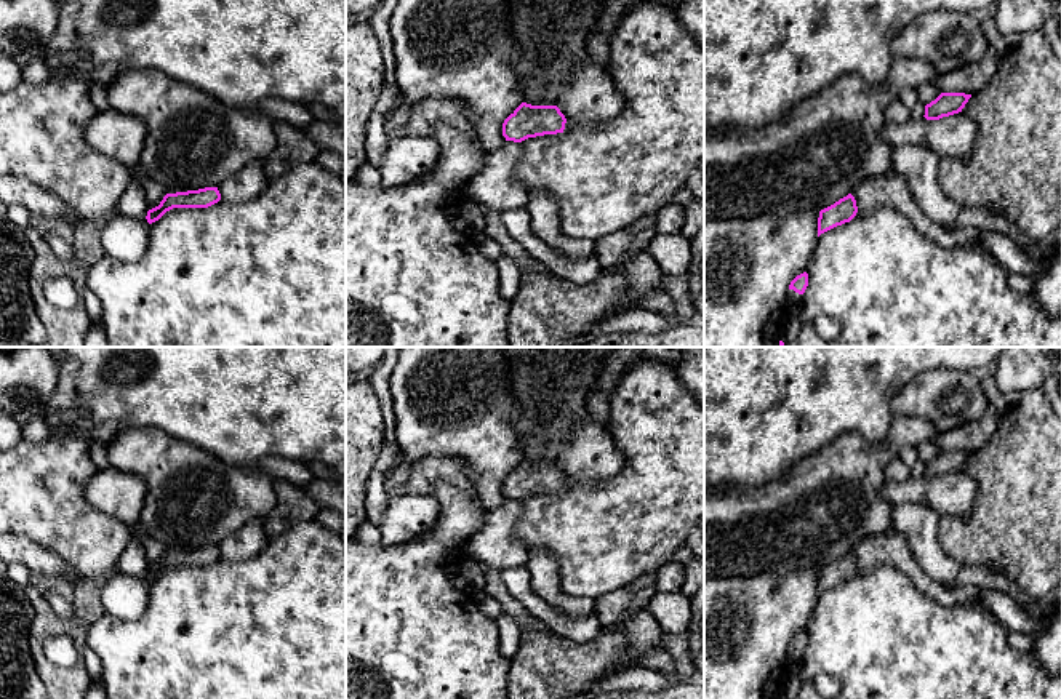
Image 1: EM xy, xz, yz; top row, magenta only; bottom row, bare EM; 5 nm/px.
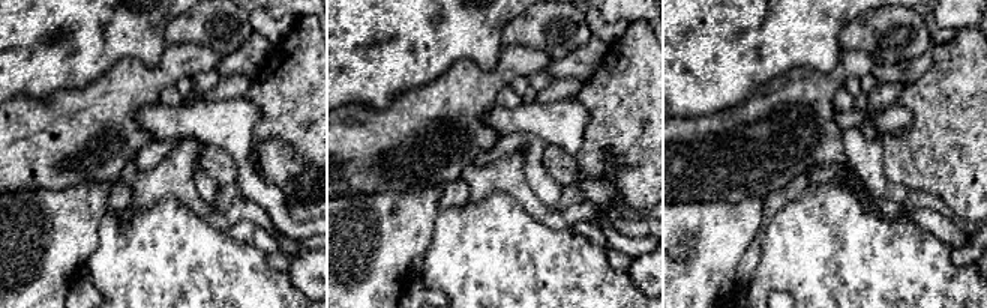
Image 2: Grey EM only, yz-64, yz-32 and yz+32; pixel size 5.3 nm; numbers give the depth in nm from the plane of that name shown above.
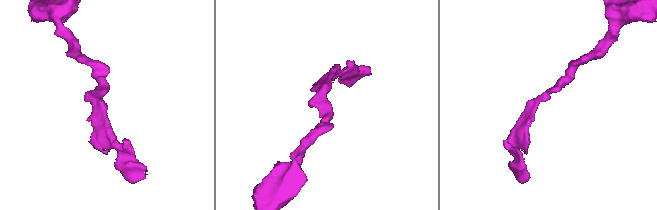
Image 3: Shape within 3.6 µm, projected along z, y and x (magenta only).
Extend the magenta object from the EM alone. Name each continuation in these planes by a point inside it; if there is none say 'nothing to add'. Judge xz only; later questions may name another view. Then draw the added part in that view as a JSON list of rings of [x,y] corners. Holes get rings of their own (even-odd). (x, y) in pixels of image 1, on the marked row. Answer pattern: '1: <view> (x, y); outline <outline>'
nothing to add

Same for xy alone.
nothing to add

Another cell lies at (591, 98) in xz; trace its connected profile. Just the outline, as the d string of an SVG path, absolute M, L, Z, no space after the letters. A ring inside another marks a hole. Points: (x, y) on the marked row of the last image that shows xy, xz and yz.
M587 54L570 75L557 107L567 120L600 128L613 122L624 106L624 96L608 70Z

